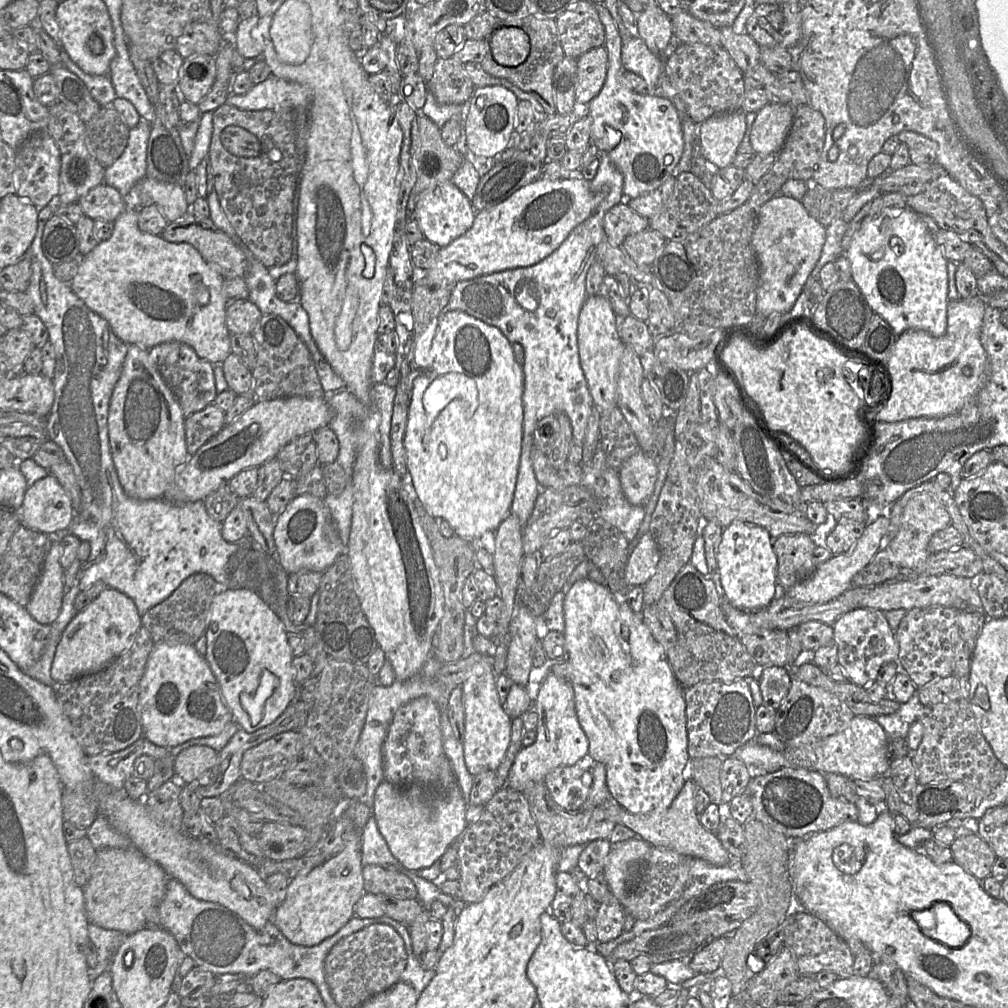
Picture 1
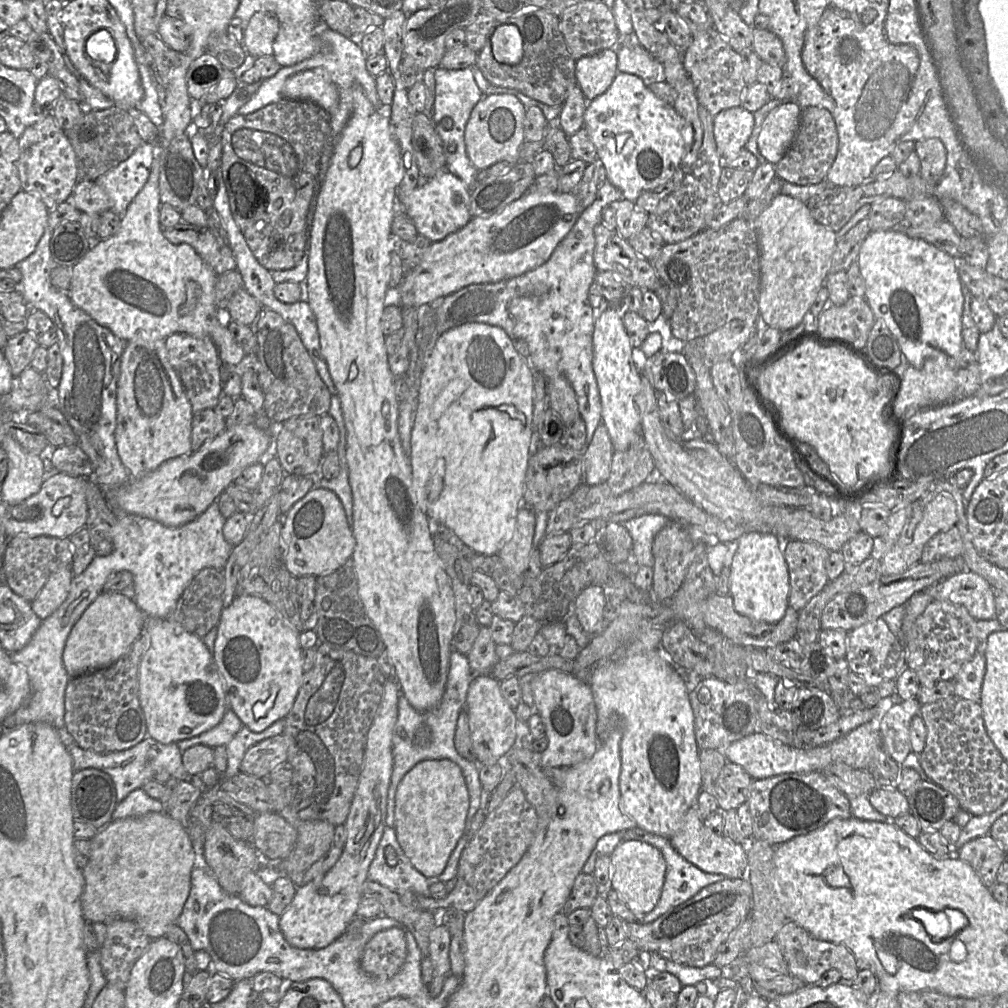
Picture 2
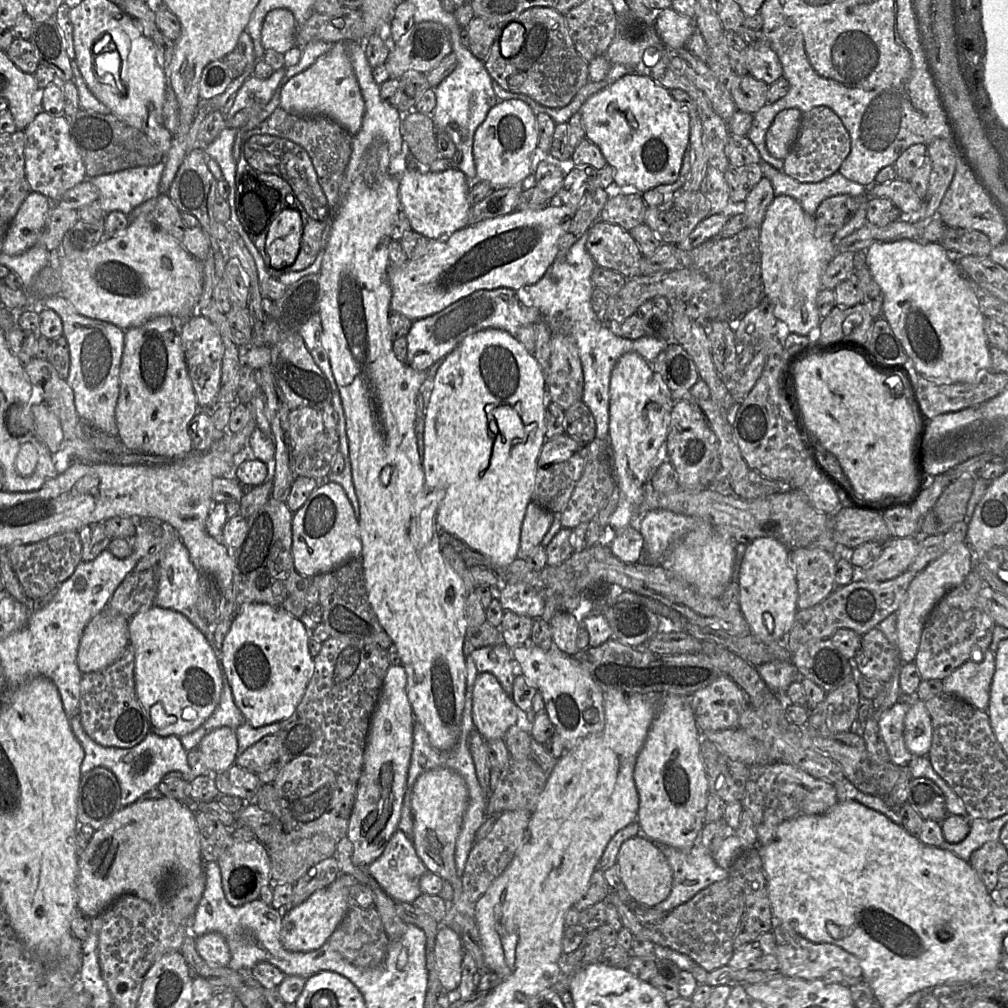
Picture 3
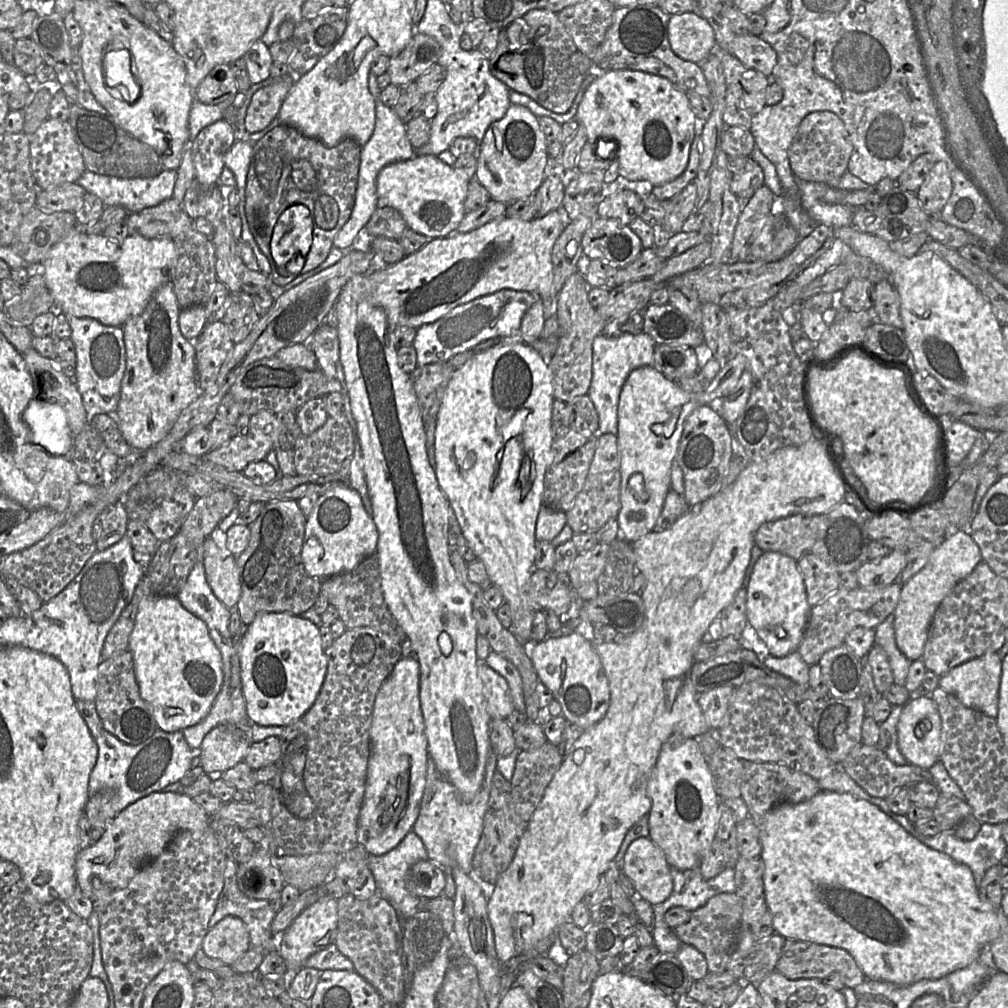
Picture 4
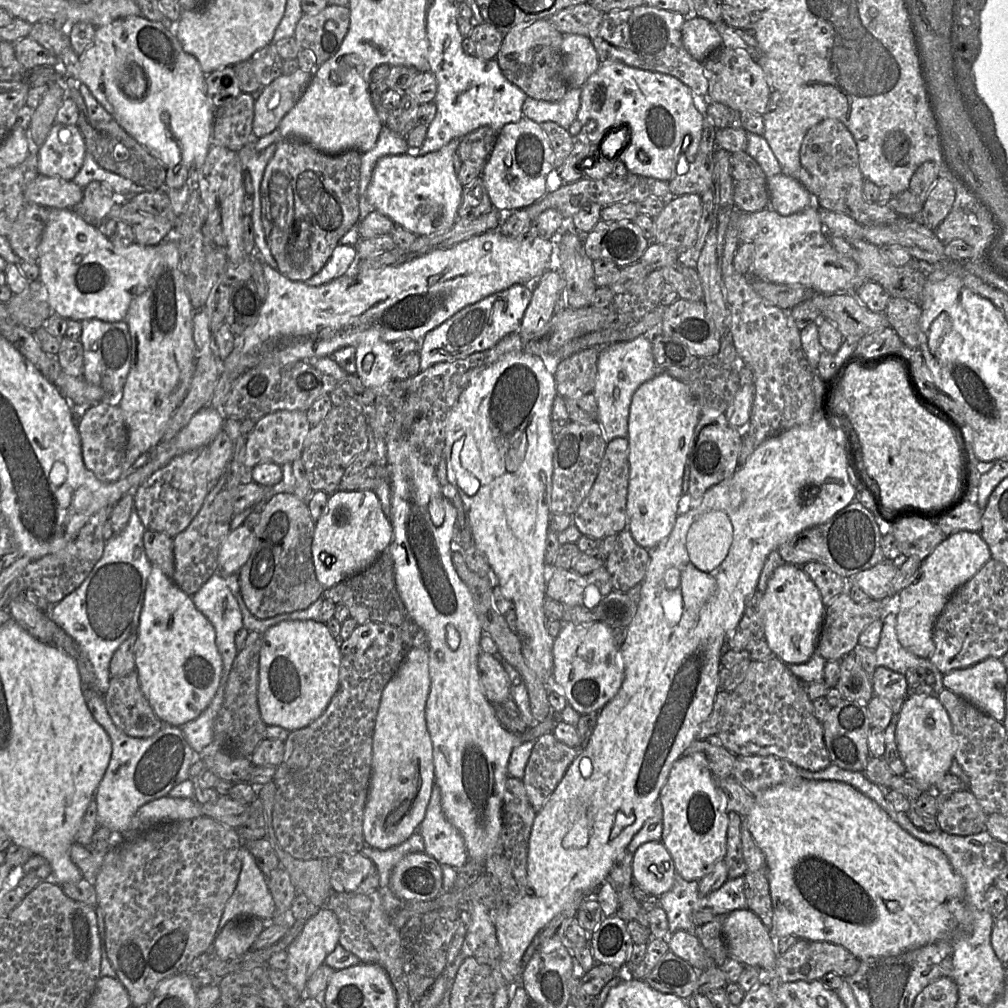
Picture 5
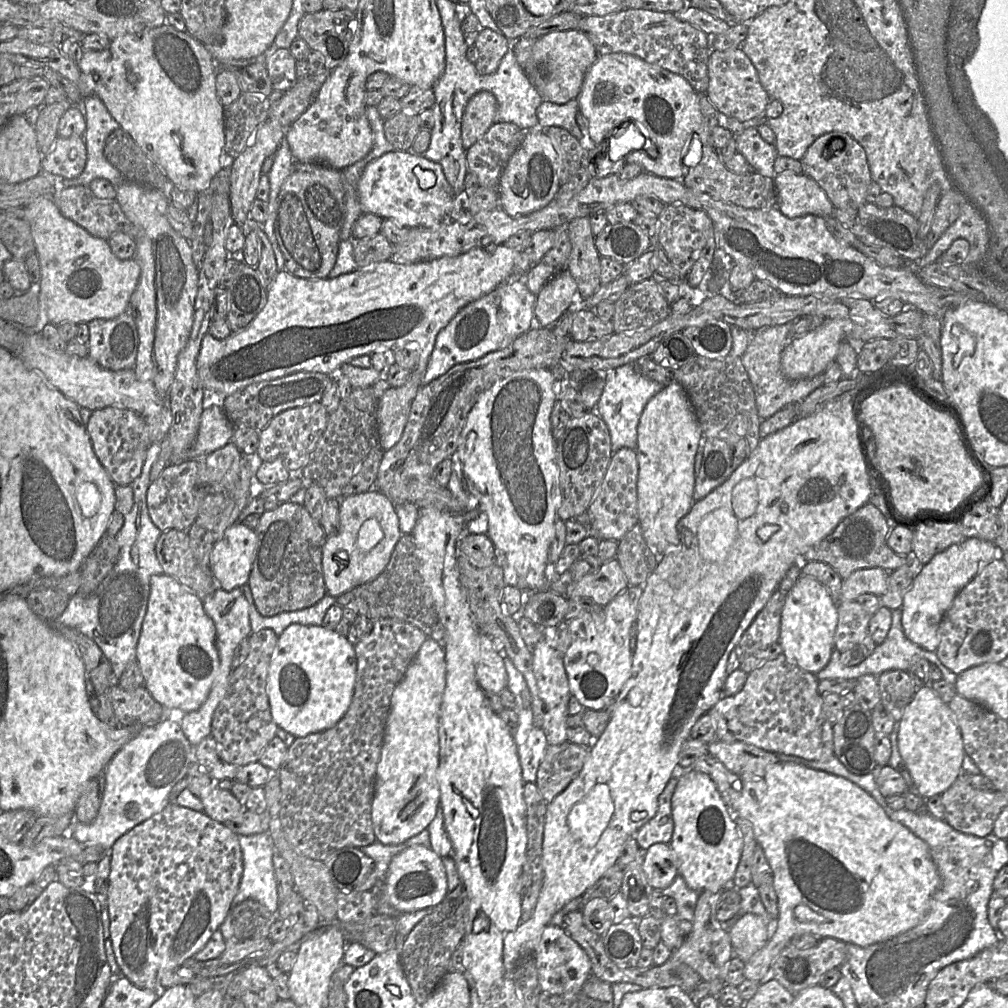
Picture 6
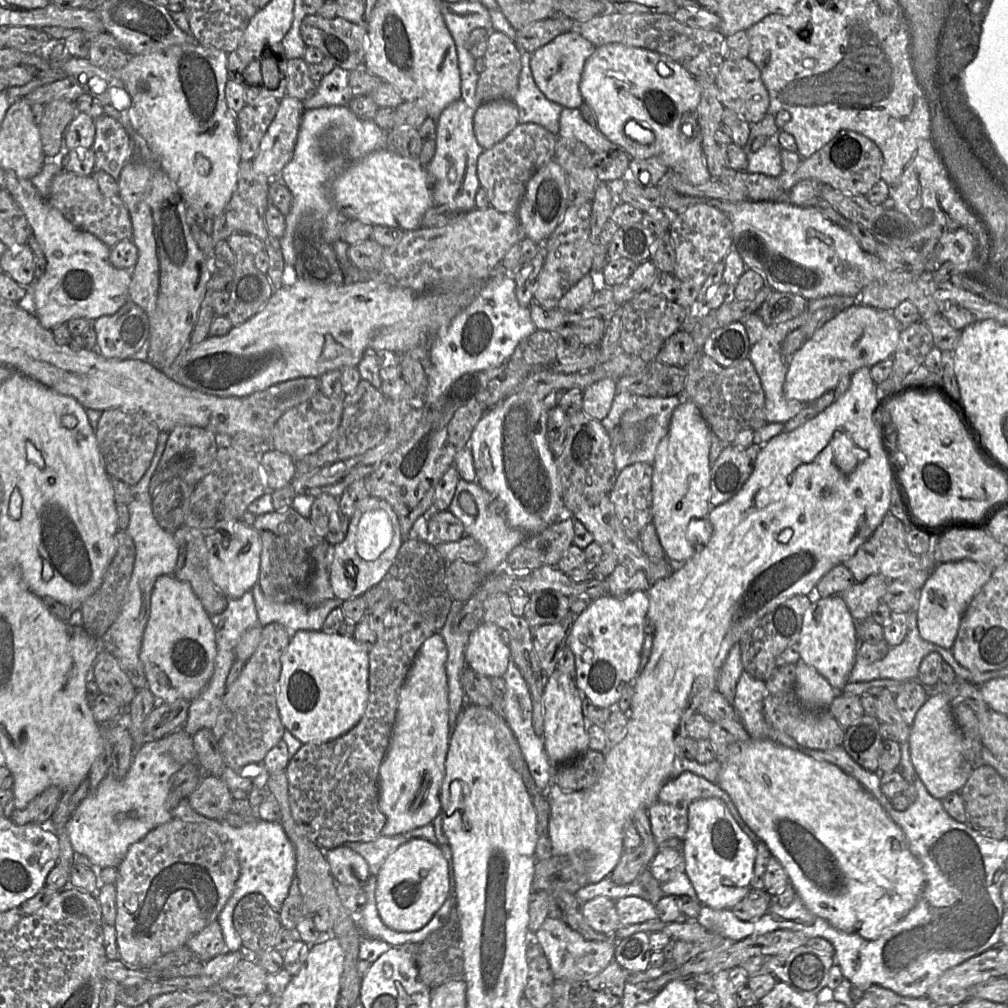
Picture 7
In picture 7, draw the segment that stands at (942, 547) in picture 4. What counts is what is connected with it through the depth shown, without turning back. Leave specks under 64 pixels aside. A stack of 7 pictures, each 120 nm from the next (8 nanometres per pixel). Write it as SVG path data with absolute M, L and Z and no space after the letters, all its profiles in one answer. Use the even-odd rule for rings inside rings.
M973 560L939 563L918 591L917 627L921 638L945 649L951 649L961 619L972 599L989 581L993 568Z

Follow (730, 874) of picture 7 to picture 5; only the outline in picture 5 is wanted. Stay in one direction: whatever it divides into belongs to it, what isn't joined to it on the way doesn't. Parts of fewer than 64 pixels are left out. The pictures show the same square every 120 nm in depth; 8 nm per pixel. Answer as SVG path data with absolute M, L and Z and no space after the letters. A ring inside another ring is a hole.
M683 754L674 762L660 791L659 799L663 809L661 842L665 845L673 859L676 873L680 874L686 881L701 880L713 869L717 862L725 858L729 822L728 811L724 809L716 778L702 754Z

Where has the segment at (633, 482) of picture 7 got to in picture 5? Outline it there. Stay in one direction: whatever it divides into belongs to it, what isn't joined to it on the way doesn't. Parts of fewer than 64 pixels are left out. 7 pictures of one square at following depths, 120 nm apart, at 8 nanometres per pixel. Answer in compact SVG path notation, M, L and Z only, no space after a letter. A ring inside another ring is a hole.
M617 437L607 443L595 482L579 508L572 515L573 524L582 535L600 539L611 534L619 534L627 528L626 511L629 484L629 442Z

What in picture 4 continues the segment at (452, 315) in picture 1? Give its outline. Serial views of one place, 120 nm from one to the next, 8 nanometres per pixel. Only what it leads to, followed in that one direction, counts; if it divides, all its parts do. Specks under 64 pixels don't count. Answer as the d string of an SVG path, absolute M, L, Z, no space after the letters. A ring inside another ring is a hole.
M500 341L489 349L482 351L465 364L457 368L447 385L442 404L436 418L435 428L435 471L439 485L448 499L457 518L461 531L477 559L480 559L486 568L491 583L502 593L504 602L510 607L512 625L510 631L524 644L530 647L536 642L531 641L532 626L536 611L540 610L528 595L528 583L534 571L536 554L535 529L539 511L543 505L544 479L548 466L552 462L552 434L551 417L553 394L552 373L547 358L543 357L532 346L522 341Z

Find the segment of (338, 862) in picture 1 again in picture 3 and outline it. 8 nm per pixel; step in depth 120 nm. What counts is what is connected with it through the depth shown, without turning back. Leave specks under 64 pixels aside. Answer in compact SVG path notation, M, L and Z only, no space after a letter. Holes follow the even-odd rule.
M390 665L370 719L358 781L346 838L353 844L352 862L368 867L384 851L398 830L406 781L413 748L415 717L409 702L407 674L402 665ZM332 883L314 892L300 905L282 912L280 940L283 947L291 952L309 952L320 948L327 943L351 904L348 891Z

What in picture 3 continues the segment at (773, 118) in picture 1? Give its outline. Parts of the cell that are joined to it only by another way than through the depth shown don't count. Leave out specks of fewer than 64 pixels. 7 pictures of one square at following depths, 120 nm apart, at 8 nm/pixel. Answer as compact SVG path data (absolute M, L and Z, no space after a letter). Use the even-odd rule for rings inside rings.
M797 108L780 111L774 118L765 136L769 153L784 160L796 141L802 121L802 112Z

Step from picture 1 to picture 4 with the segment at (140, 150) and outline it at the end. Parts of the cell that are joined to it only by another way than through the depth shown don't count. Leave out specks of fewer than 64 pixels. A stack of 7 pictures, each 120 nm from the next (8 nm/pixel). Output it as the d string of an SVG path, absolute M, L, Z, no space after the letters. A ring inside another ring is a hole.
M85 170L76 183L82 186L87 193L92 193L99 197L105 207L120 206L129 213L136 213L145 208L157 206L161 202L173 198L176 178L177 172L175 170L163 170L154 178L131 179L104 176Z

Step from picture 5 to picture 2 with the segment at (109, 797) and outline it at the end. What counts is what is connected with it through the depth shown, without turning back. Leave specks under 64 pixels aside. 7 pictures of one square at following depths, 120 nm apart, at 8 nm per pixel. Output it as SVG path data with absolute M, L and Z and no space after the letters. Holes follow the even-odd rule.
M64 728L59 729L59 735L71 756L73 770L95 768L109 774L115 785L118 802L125 799L131 791L141 788L147 780L153 779L154 774L161 770L166 770L172 778L179 781L186 781L194 786L195 783L198 786L204 785L198 775L192 775L184 768L182 752L176 743L162 744L147 735L139 743L126 750L95 752L81 748L71 735L66 734Z

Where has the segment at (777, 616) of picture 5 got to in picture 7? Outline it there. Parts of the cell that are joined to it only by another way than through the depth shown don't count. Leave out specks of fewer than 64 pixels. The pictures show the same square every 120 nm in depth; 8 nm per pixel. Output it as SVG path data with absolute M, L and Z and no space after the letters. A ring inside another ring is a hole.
M839 595L817 598L804 614L797 642L800 661L814 667L838 694L849 681L859 644L864 642L857 637L857 623Z

